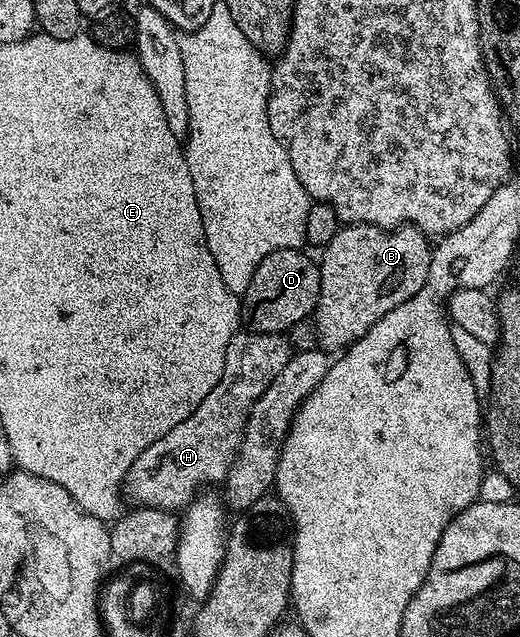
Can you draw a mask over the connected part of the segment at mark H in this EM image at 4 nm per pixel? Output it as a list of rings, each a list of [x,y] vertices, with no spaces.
[[[246,329],[232,337],[225,353],[223,376],[209,397],[205,397],[181,425],[173,425],[165,437],[153,441],[128,469],[121,491],[130,502],[132,499],[132,504],[175,513],[200,494],[199,486],[206,479],[226,476],[245,434],[253,405],[292,357],[293,347],[287,344],[287,338],[283,333],[257,335]]]

